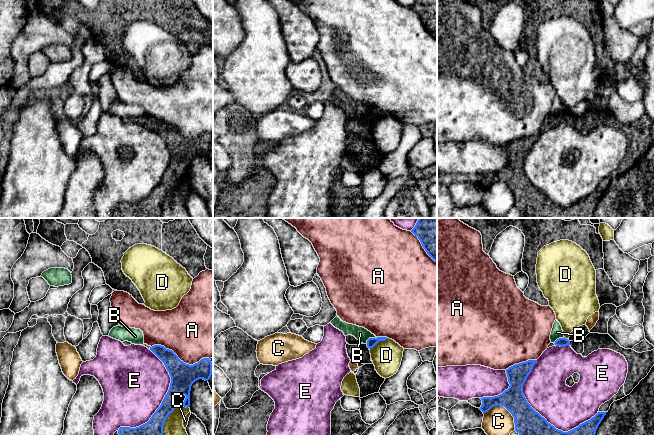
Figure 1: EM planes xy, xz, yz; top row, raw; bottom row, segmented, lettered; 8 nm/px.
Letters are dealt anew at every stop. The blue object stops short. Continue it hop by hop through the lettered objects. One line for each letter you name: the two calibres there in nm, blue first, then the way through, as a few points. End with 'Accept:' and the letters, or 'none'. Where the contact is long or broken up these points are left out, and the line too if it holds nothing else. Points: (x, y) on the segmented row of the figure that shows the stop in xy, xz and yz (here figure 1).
Accept: none

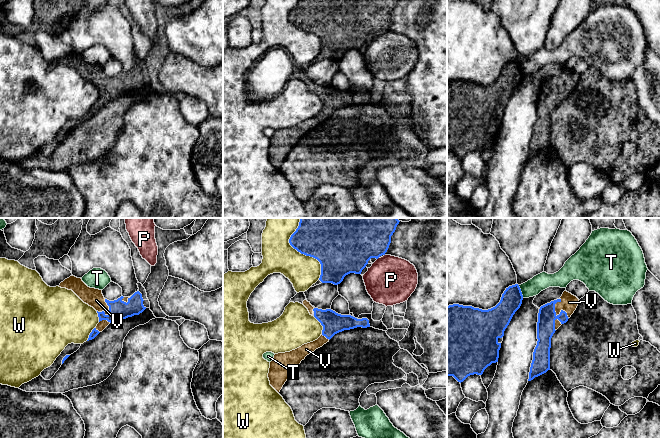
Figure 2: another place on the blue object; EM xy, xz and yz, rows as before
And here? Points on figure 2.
V: 140 nm thick on the blue side, 140 nm on the other
Accept: V

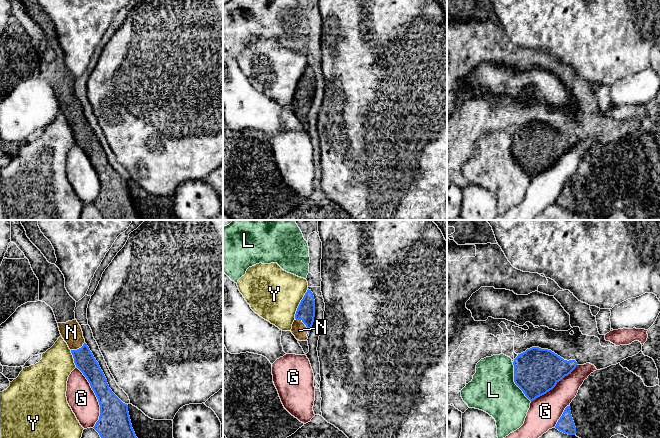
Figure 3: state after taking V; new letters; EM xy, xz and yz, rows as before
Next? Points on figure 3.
N: 140 nm thick on the blue side, 120 nm on the other; runs through xz (306, 310), (304, 323), (299, 330)
Accept: N

